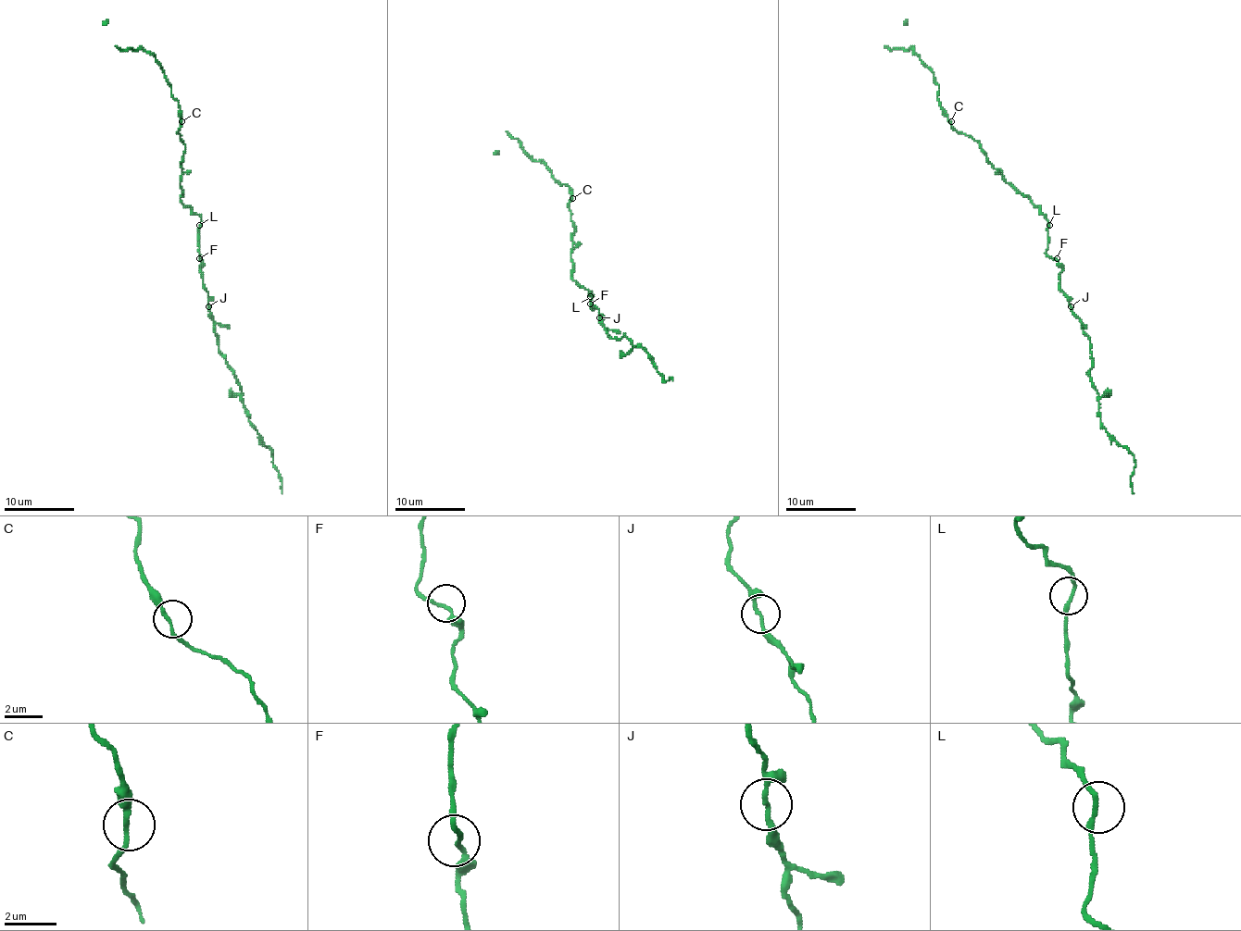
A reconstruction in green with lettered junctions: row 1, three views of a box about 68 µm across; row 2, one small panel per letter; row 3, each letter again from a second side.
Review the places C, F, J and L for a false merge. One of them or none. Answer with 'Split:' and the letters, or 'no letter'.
Split: no letter

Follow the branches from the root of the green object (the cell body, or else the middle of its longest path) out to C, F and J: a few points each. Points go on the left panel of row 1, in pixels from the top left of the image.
C: (201, 225), (201, 217), (180, 198), (181, 158), (185, 149), (178, 133), (181, 121)
F: (201, 225), (199, 258)
J: (201, 225), (199, 254), (208, 305)

